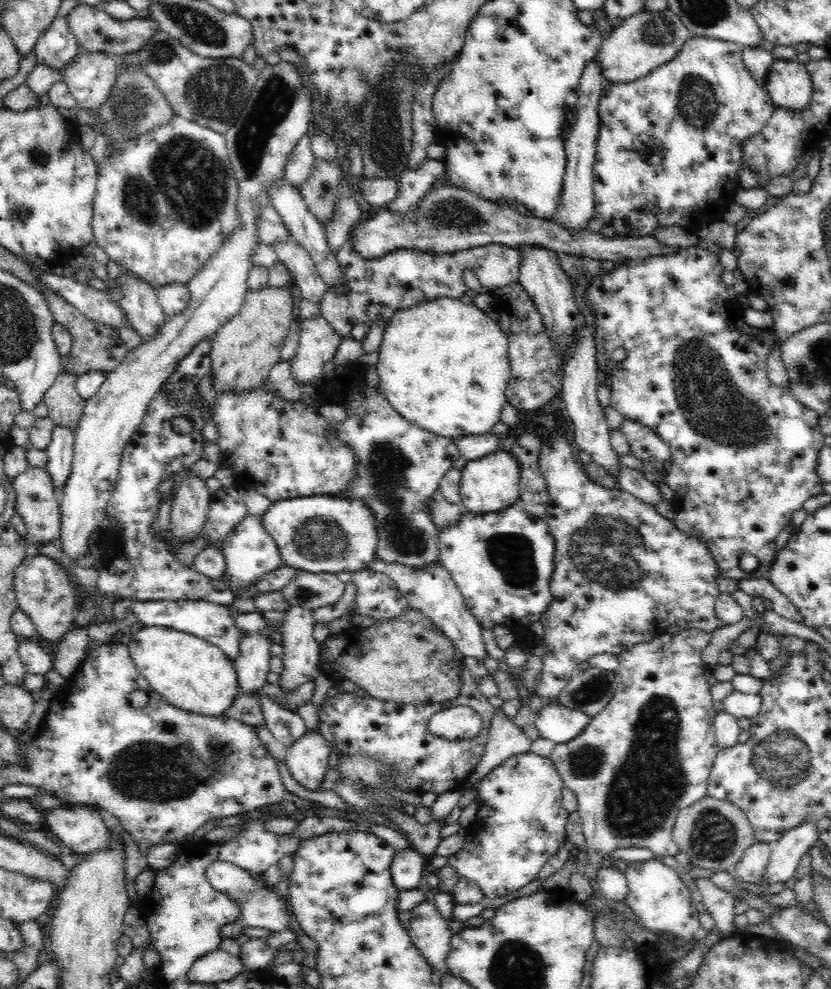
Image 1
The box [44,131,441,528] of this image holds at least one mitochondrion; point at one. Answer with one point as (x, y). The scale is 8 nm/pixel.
(186, 180)

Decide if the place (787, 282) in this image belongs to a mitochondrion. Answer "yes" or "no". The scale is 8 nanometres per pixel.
no

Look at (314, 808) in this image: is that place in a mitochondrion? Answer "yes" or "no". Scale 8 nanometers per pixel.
no

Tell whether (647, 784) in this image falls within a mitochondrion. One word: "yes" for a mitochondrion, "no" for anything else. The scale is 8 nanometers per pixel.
yes

